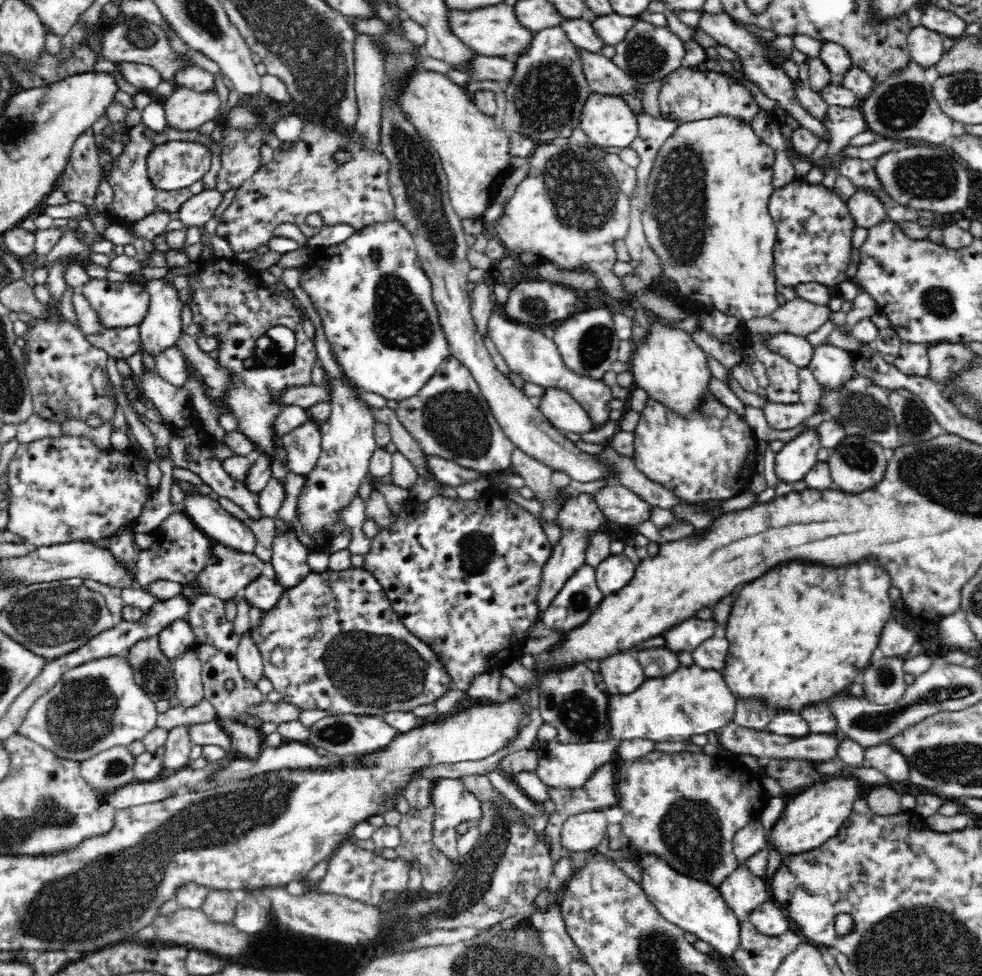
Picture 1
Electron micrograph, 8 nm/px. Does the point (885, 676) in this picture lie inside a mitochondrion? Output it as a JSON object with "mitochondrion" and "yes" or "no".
{"mitochondrion":"yes"}

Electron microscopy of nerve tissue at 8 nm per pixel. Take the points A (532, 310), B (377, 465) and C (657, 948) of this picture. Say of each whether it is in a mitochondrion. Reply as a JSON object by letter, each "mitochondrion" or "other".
{"A":"mitochondrion","B":"other","C":"mitochondrion"}

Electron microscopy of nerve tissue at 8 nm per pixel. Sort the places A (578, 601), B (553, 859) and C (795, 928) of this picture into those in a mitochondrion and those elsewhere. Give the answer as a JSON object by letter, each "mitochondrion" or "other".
{"A":"mitochondrion","B":"other","C":"other"}

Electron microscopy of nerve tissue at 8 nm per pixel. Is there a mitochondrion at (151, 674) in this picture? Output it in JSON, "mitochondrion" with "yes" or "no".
{"mitochondrion":"yes"}

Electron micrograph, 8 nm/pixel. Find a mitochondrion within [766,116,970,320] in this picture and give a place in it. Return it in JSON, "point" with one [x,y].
{"point":[925,176]}

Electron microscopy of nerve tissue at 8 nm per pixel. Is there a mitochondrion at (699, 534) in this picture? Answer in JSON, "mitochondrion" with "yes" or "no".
{"mitochondrion":"no"}

